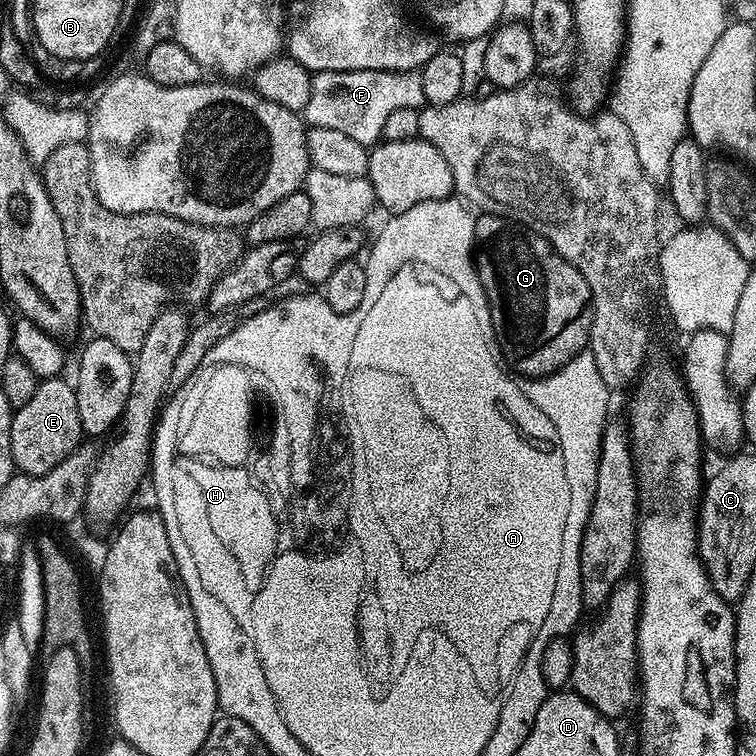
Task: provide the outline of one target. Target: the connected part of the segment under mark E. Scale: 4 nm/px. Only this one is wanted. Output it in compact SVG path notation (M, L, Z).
M64 378L41 379L34 398L12 417L12 463L25 476L44 476L80 447L83 436L75 387Z

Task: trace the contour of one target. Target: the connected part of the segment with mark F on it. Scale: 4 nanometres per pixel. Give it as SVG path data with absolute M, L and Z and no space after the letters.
M346 70L345 72L313 72L310 102L302 116L311 127L339 130L372 146L382 137L382 126L393 110L420 108L425 103L419 71L387 72L386 70Z

